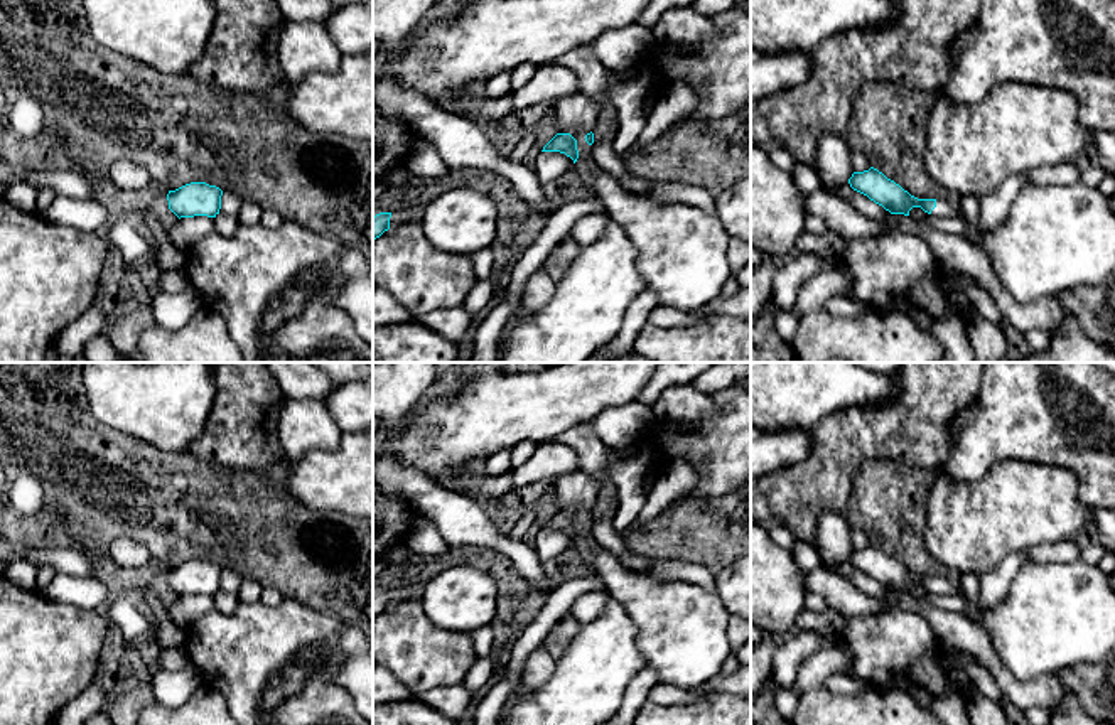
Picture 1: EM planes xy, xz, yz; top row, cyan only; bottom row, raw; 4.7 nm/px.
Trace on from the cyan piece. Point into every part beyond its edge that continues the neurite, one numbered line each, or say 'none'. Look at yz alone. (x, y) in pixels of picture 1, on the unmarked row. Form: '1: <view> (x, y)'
1: yz (948, 584)

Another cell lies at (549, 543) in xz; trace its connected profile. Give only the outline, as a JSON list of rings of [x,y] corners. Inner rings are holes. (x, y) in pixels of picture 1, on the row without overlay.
[[[541,529],[536,536],[533,551],[535,551],[535,558],[540,563],[547,563],[572,546],[575,546],[575,541],[565,531]]]

